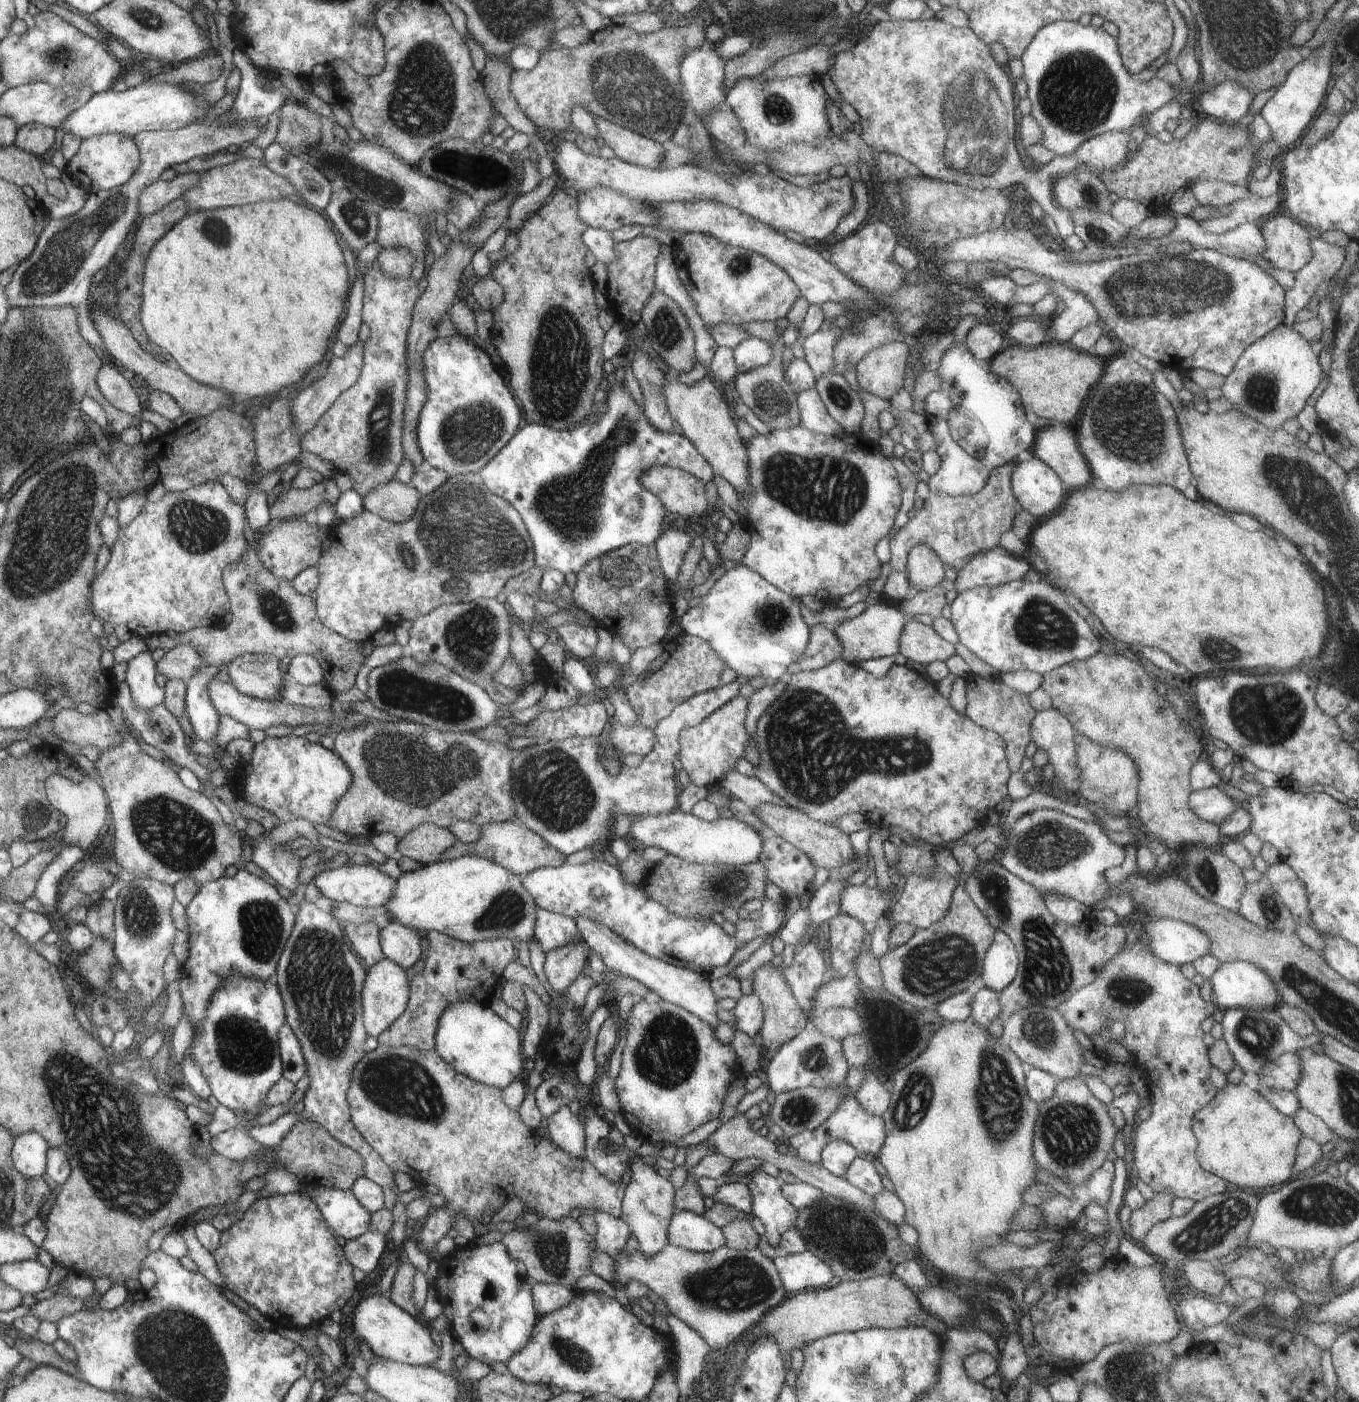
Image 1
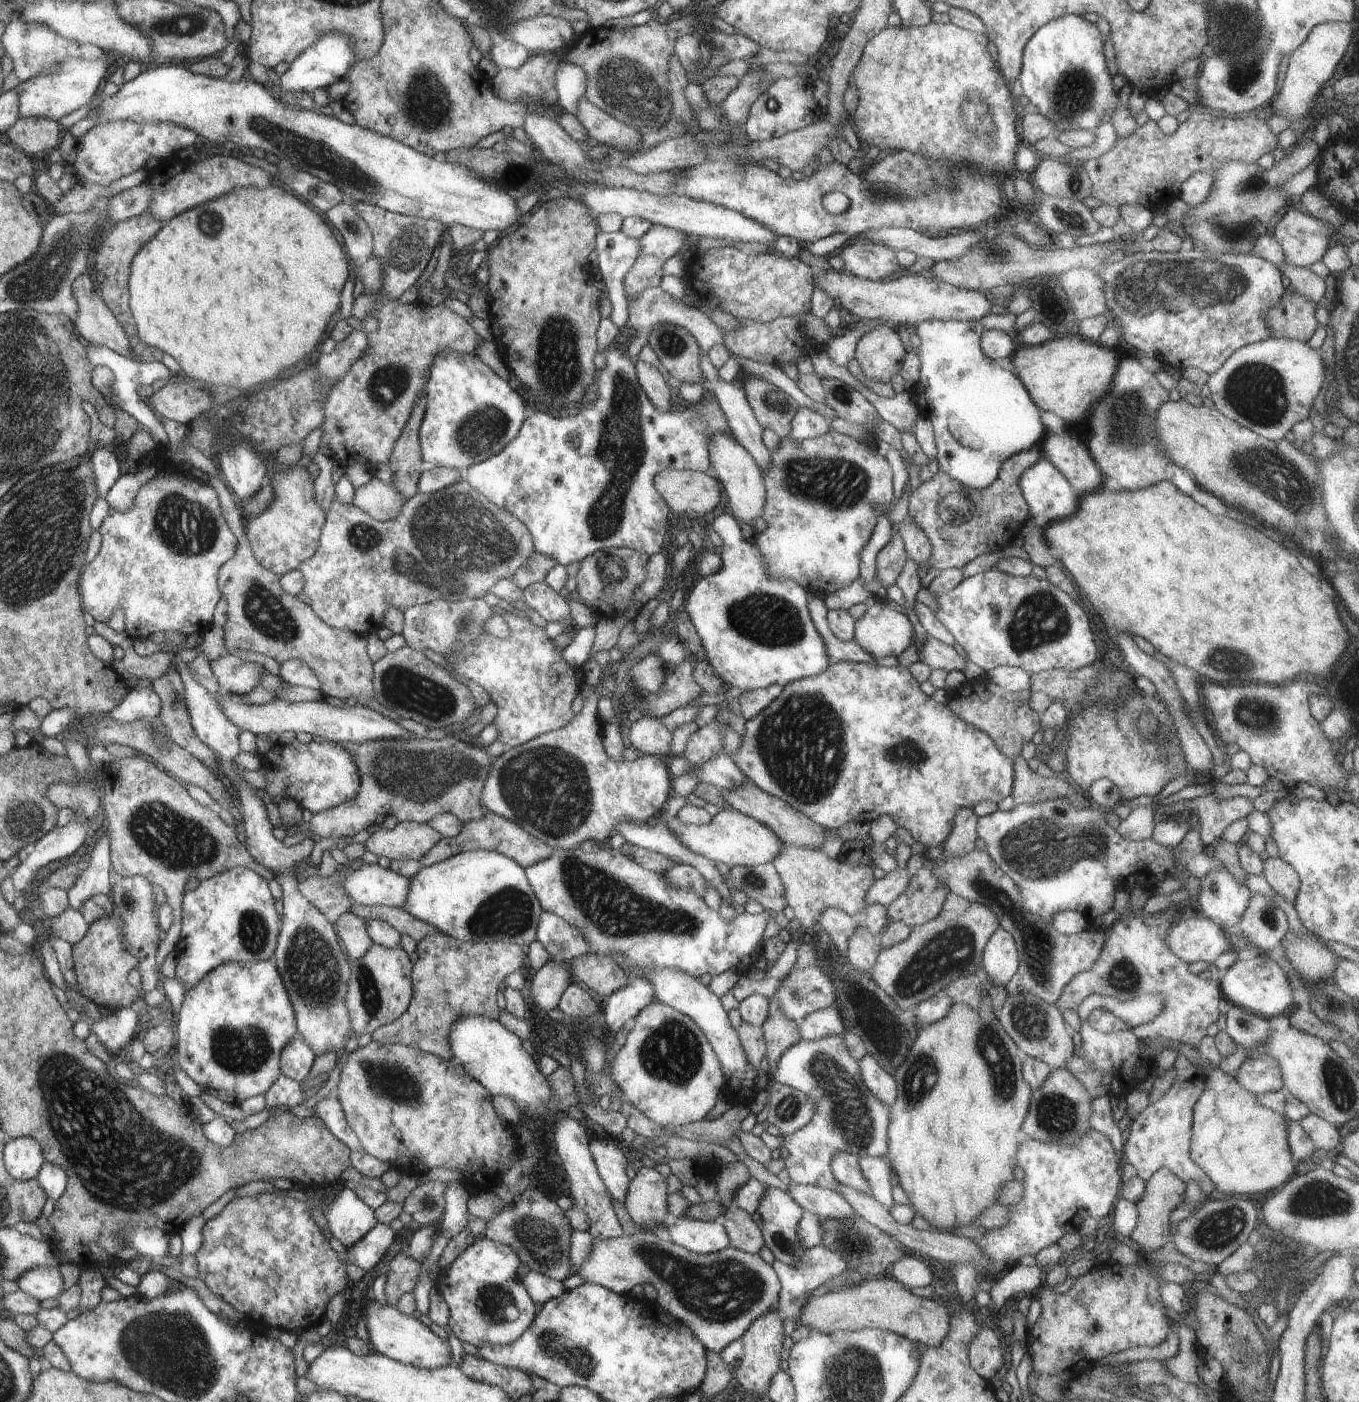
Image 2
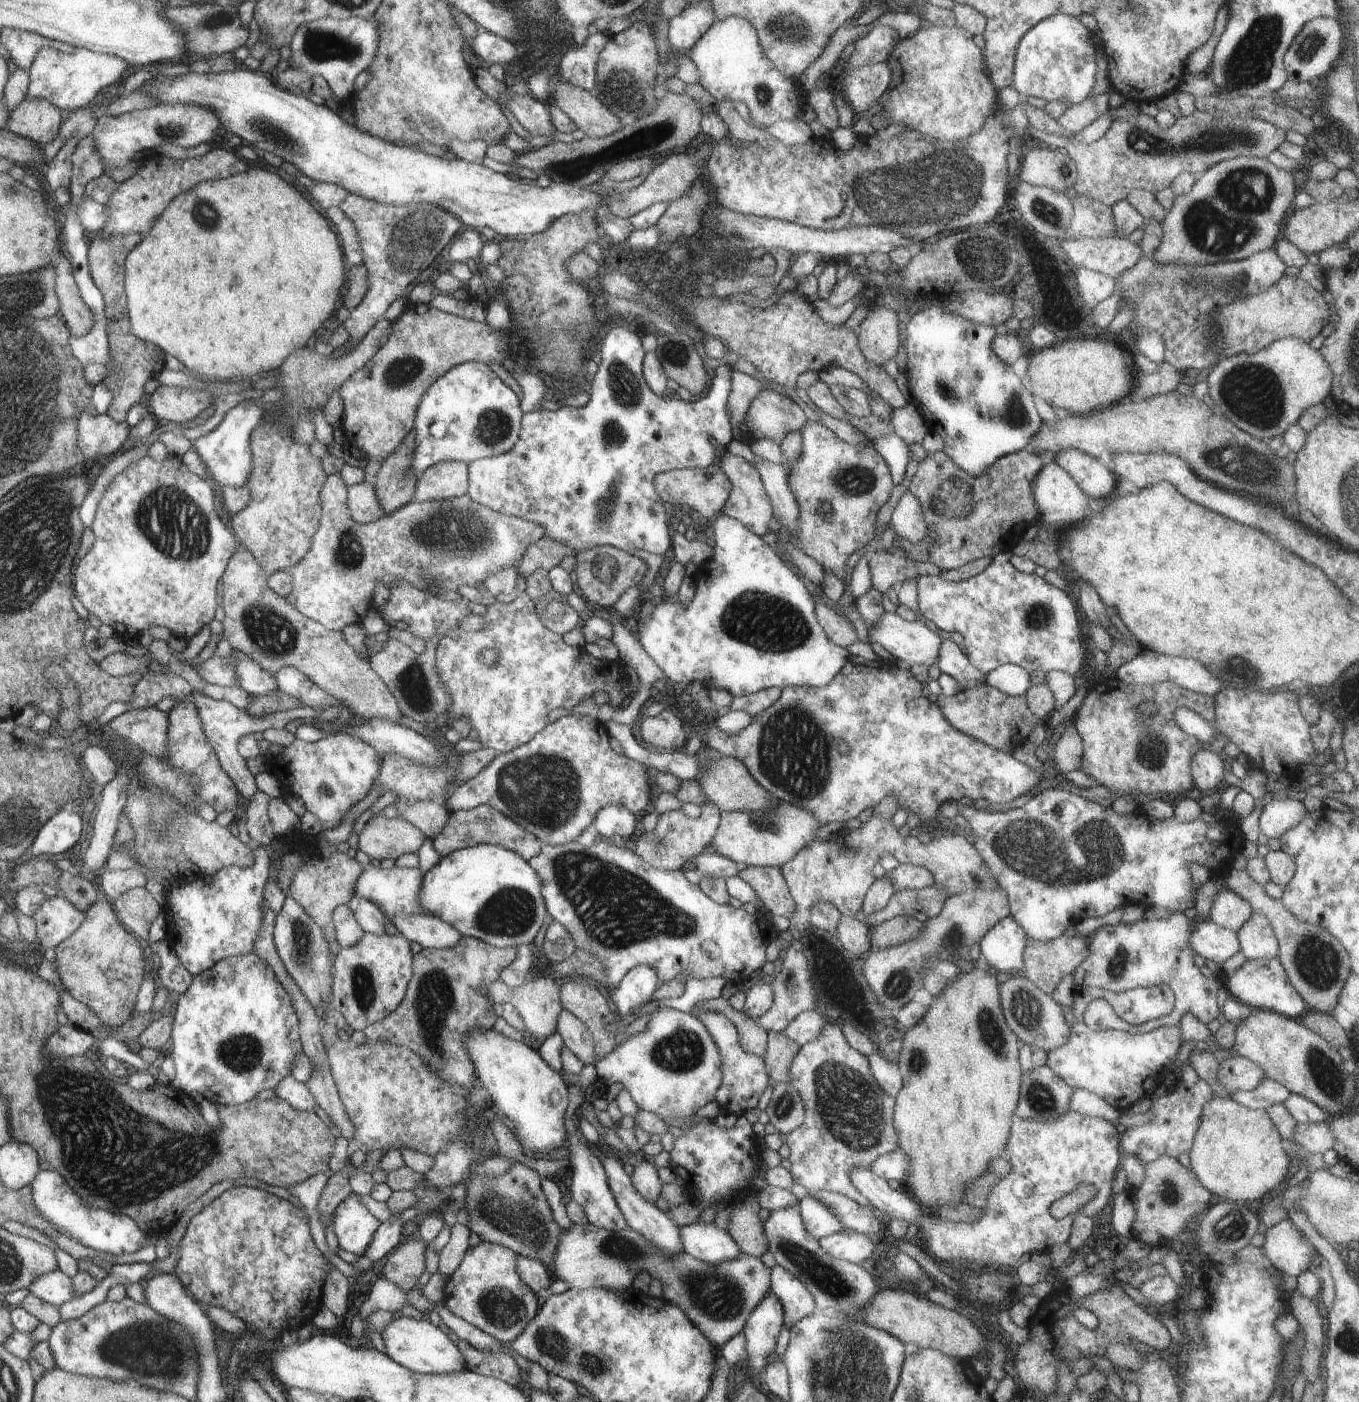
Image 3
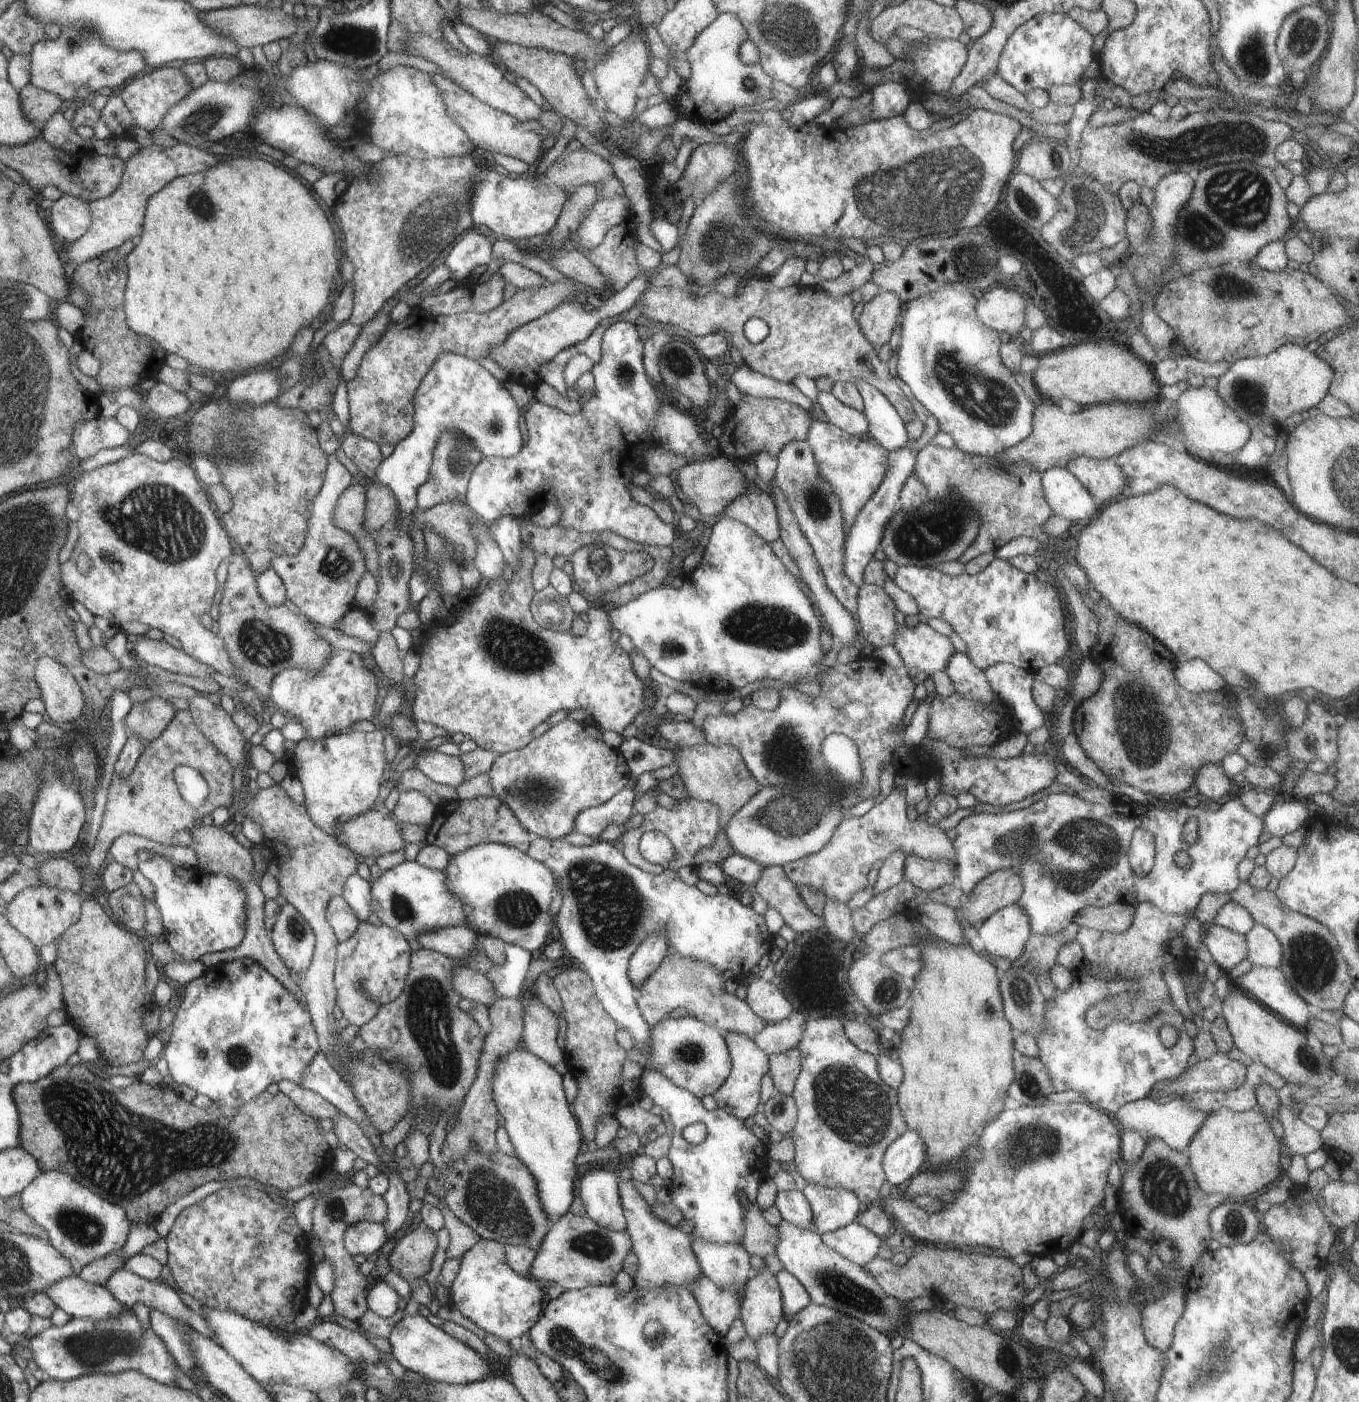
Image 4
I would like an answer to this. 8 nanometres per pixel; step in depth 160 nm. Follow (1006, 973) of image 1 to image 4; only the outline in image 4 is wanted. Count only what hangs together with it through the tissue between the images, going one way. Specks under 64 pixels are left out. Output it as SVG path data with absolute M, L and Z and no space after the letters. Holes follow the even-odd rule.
M1019 904L997 910L977 929L986 952L994 958L1008 958L1013 964L1022 960L1028 937L1032 933L1029 916Z

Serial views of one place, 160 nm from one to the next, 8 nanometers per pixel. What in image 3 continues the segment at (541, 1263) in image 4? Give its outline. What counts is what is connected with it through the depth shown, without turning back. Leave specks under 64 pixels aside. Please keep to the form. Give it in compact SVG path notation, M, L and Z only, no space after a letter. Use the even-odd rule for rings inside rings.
M590 1222L585 1225L572 1224L569 1230L562 1232L559 1236L559 1249L555 1261L548 1270L552 1270L560 1280L567 1282L572 1289L604 1288L613 1291L630 1289L634 1285L634 1278L641 1271L644 1271L662 1283L661 1298L682 1308L688 1314L688 1318L714 1344L716 1350L720 1350L733 1336L743 1332L748 1317L771 1290L771 1269L762 1262L760 1257L741 1252L739 1257L735 1259L722 1261L717 1265L710 1264L694 1258L686 1251L674 1254L660 1250L660 1247L657 1247L650 1239L628 1226L612 1232L594 1226Z

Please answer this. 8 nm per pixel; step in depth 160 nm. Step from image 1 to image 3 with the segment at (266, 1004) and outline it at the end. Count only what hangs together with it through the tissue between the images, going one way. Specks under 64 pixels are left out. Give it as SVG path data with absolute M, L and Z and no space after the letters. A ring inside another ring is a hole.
M252 952L244 956L226 957L218 964L212 966L211 969L205 970L203 973L193 975L192 982L186 992L173 998L176 1006L173 1017L172 1037L172 1054L174 1060L176 1076L174 1080L169 1082L169 1086L174 1089L182 1089L190 1093L192 1090L200 1092L204 1099L219 1105L239 1105L251 1101L262 1090L275 1089L283 1078L292 1075L295 1079L299 1079L301 1083L306 1083L314 1073L314 1064L308 1055L303 1053L302 1032L299 1030L300 1018L295 1010L294 1002L291 995L283 983L279 981L278 975L272 970L272 967L256 953Z

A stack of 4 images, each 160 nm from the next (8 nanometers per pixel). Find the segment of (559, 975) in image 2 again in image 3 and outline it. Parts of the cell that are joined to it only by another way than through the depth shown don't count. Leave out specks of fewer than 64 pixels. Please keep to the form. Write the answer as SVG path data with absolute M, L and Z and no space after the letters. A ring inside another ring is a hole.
M538 976L529 979L522 986L509 987L502 981L494 981L488 986L484 986L484 994L495 1004L510 1003L522 1014L523 1021L526 1023L526 1032L536 1038L546 1039L556 1032L558 1015L563 1011L561 1005L561 986L560 979L556 976Z

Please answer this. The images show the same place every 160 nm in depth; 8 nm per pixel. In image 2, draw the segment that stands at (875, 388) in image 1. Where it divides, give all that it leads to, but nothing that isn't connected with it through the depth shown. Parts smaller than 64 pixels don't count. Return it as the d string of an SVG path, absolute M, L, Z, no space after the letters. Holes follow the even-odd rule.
M886 324L868 329L868 331L860 337L855 350L854 361L860 363L864 376L874 381L880 381L881 383L890 383L894 379L894 376L900 375L906 353L897 329Z

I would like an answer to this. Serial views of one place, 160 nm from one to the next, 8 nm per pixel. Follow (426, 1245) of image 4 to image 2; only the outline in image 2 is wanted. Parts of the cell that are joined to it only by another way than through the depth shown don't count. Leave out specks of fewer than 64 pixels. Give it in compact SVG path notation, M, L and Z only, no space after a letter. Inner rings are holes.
M398 1253L389 1267L385 1283L385 1299L390 1306L396 1307L404 1292L415 1289L418 1272L421 1272L420 1264L406 1253Z

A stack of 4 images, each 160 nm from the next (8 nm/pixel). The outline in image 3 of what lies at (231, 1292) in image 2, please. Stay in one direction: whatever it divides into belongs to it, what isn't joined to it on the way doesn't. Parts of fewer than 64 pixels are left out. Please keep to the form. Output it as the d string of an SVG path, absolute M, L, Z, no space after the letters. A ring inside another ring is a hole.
M231 1187L193 1217L187 1227L185 1237L179 1242L178 1246L180 1260L178 1261L175 1273L186 1287L186 1290L188 1290L188 1294L192 1298L196 1296L206 1306L212 1305L228 1310L228 1312L231 1312L234 1316L245 1322L249 1332L262 1331L268 1328L268 1326L270 1328L277 1328L281 1332L293 1329L299 1330L304 1324L308 1324L313 1319L312 1316L318 1310L318 1304L320 1304L320 1284L324 1286L325 1280L328 1278L328 1260L324 1256L320 1256L320 1250L312 1242L306 1213L286 1199L281 1199L277 1195L272 1196L272 1193L267 1193L253 1187Z

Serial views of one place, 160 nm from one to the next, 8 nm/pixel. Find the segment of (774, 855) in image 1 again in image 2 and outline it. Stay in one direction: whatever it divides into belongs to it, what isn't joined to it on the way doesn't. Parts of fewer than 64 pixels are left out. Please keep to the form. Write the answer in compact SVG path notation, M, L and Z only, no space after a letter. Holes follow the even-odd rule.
M784 844L782 852L771 860L778 871L784 887L787 906L794 910L795 918L800 922L802 934L814 932L824 909L834 907L855 916L866 908L865 894L875 881L873 866L853 865L842 858L832 860L822 850L809 849Z

